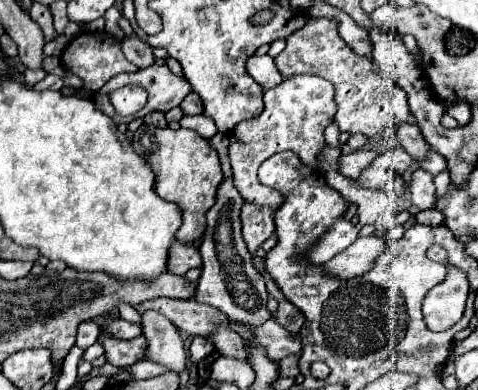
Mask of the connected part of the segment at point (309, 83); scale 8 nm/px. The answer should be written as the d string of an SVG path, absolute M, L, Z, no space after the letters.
M295 74L295 76L285 78L283 84L275 86L275 88L269 88L263 96L263 102L265 102L265 110L257 118L249 118L249 120L239 122L235 126L235 130L229 134L229 160L231 160L231 168L233 168L233 180L235 180L235 186L241 192L241 196L247 202L255 202L257 206L267 206L271 210L277 210L285 202L285 196L279 190L263 186L257 178L257 168L267 158L267 154L277 154L281 150L291 150L293 154L297 154L299 160L303 160L303 164L307 164L313 172L319 174L319 156L321 156L321 150L327 146L325 144L325 128L333 122L333 116L337 112L335 86L331 82L327 82L325 78L321 78L321 76Z

